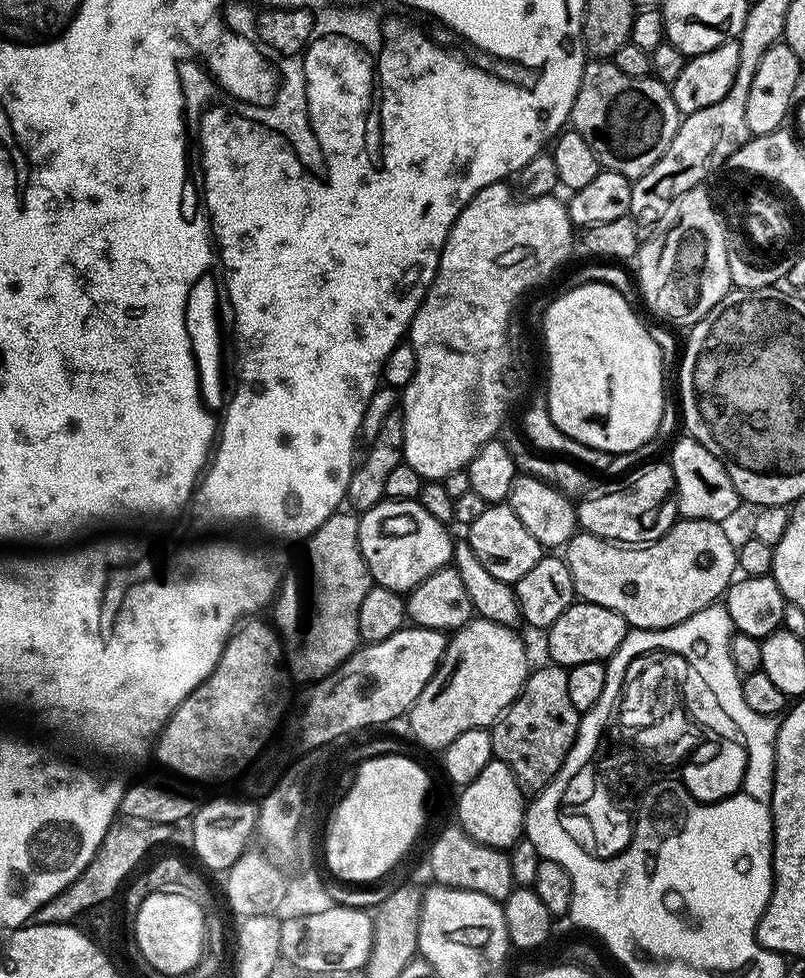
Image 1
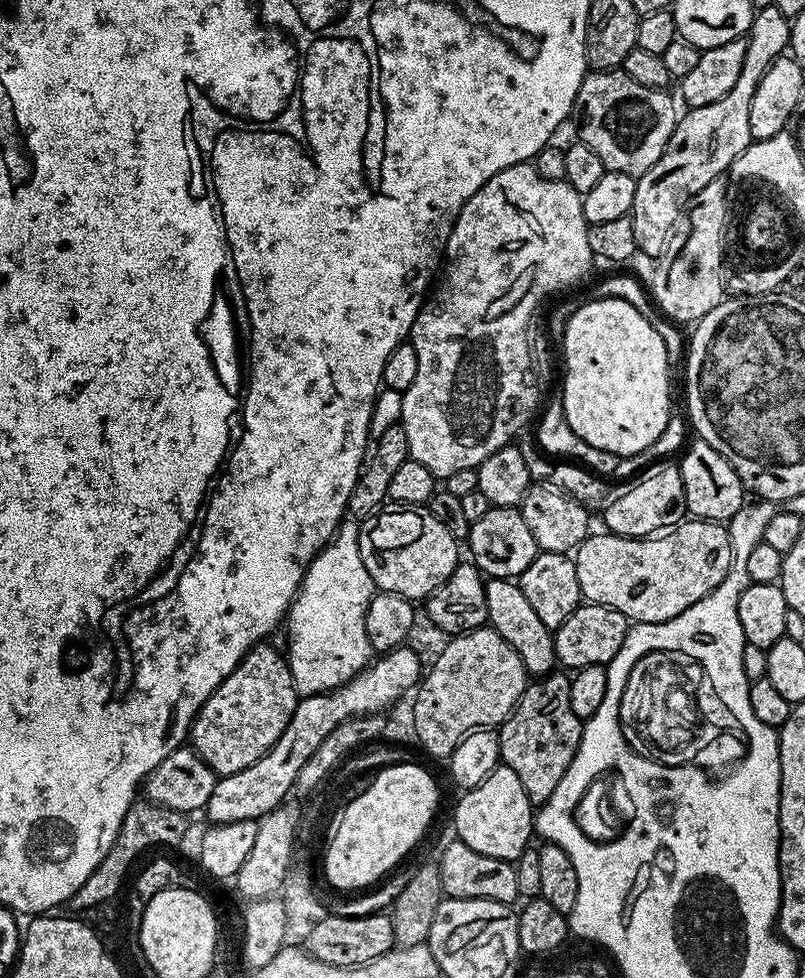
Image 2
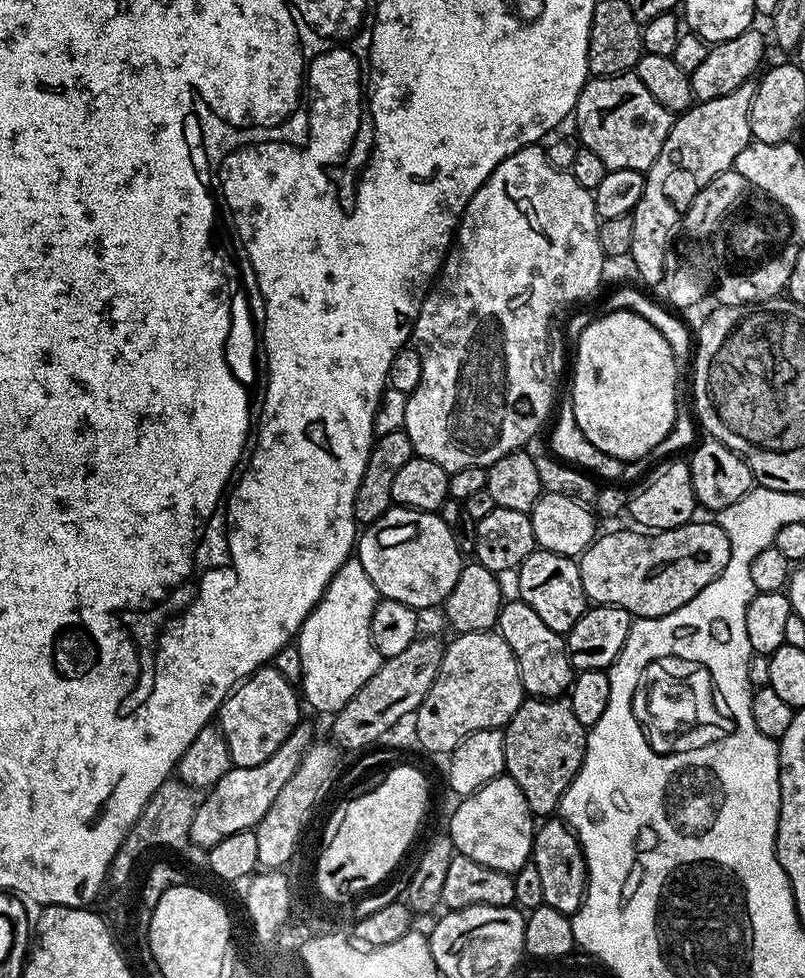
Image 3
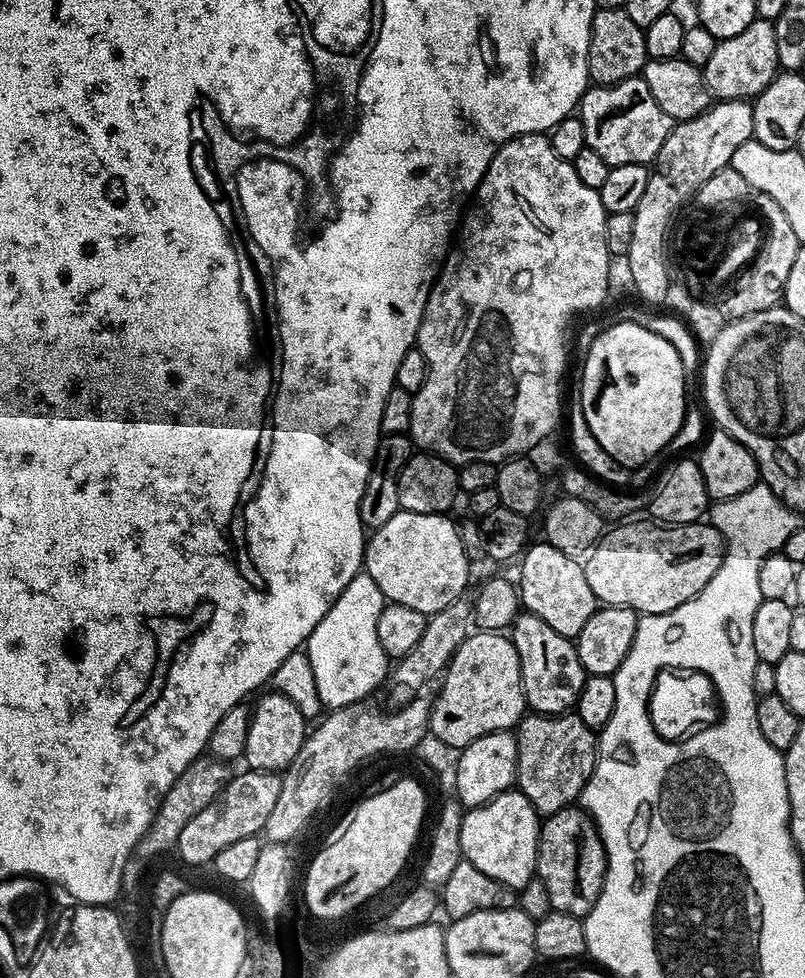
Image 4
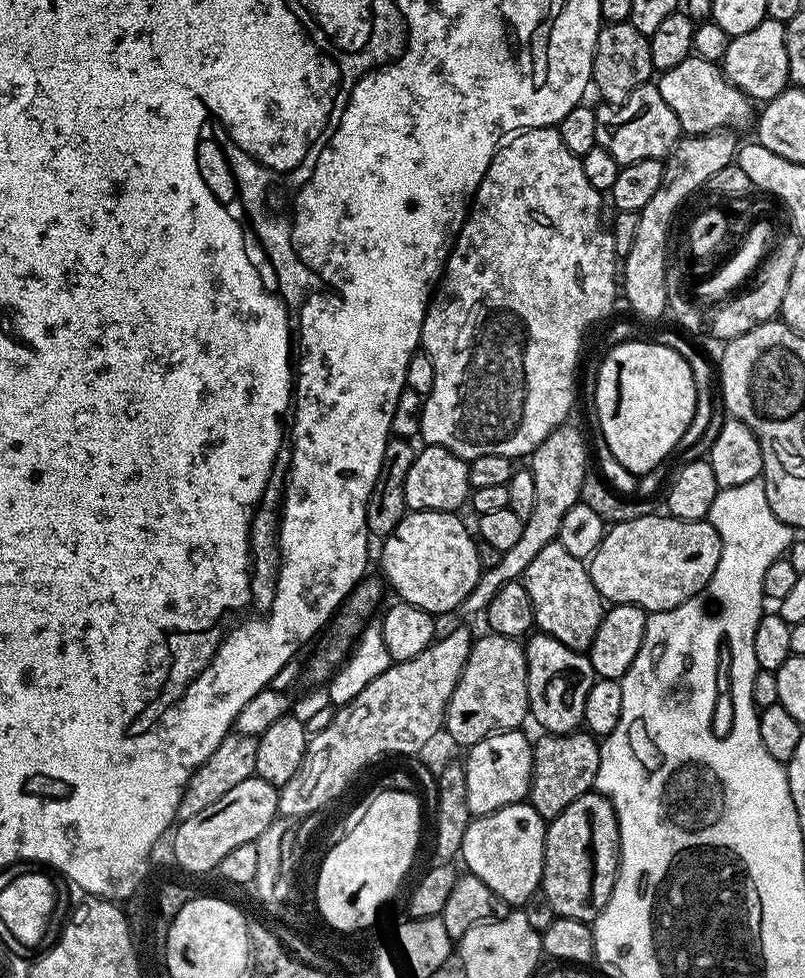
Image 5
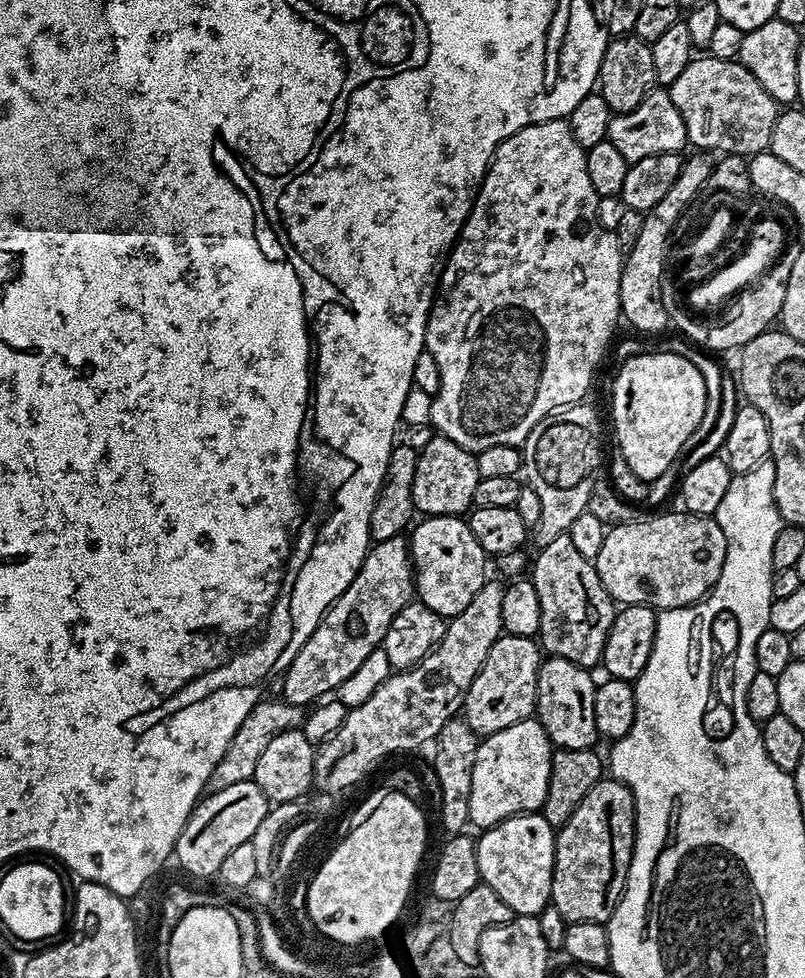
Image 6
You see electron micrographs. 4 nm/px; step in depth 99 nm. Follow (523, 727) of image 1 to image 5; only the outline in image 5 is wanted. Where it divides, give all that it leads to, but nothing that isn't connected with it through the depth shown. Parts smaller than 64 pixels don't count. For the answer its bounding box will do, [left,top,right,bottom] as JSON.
[527,730,601,822]

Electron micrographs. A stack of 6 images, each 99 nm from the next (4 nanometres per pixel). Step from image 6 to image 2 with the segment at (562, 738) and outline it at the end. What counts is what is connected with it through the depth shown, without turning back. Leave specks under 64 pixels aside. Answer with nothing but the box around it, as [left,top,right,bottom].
[486,579,557,677]

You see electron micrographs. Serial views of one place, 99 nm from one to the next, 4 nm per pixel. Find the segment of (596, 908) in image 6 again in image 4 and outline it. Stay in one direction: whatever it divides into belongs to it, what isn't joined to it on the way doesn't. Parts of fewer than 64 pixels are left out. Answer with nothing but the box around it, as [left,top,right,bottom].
[536,806,608,918]

